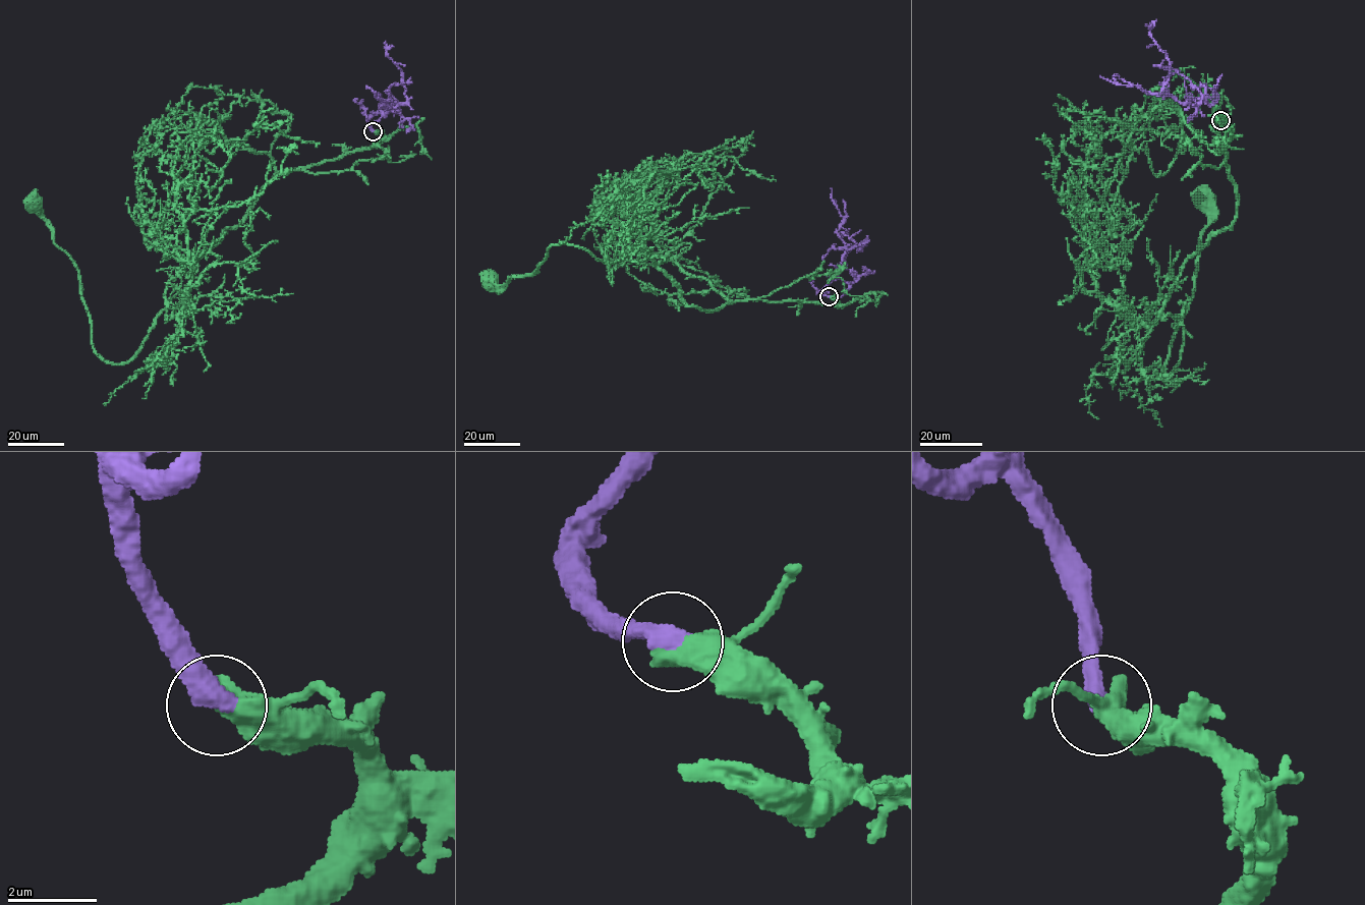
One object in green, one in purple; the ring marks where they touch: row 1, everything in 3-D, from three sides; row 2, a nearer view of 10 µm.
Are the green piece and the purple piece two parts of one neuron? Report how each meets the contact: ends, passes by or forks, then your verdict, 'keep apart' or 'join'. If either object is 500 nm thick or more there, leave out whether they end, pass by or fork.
join

